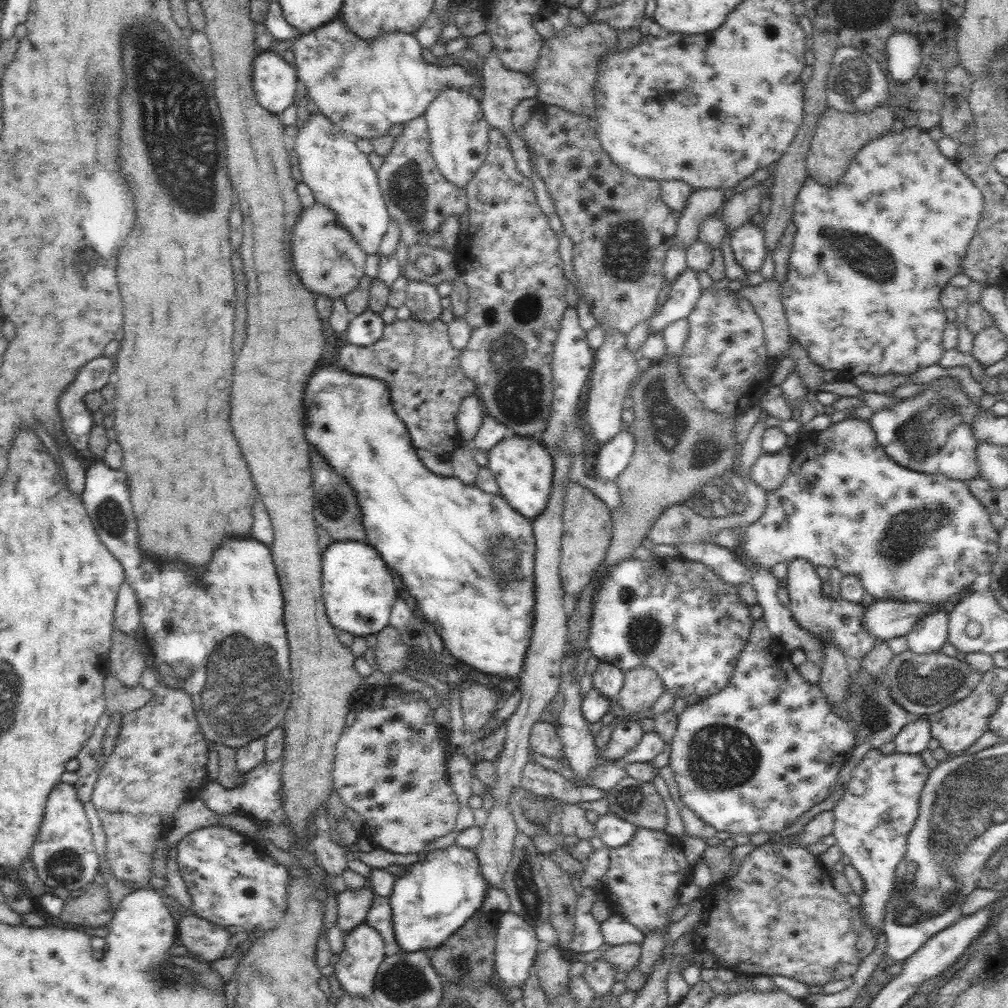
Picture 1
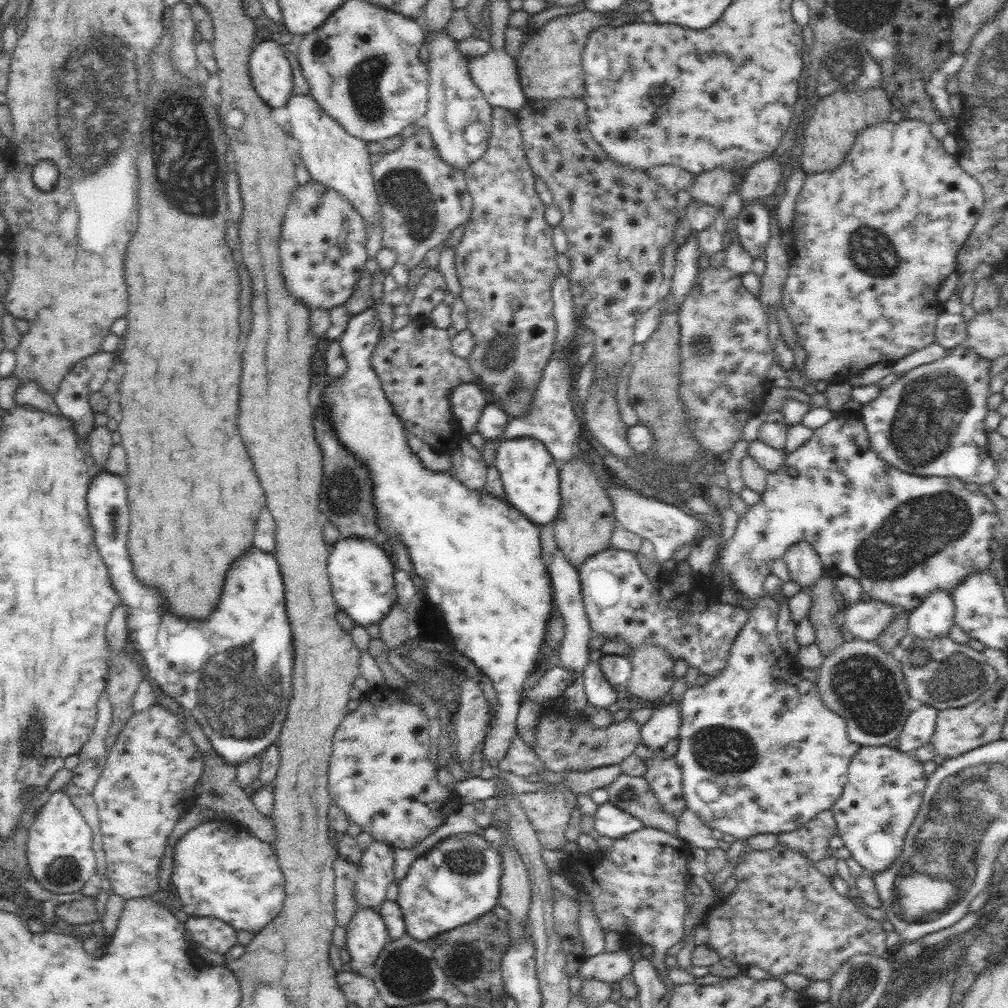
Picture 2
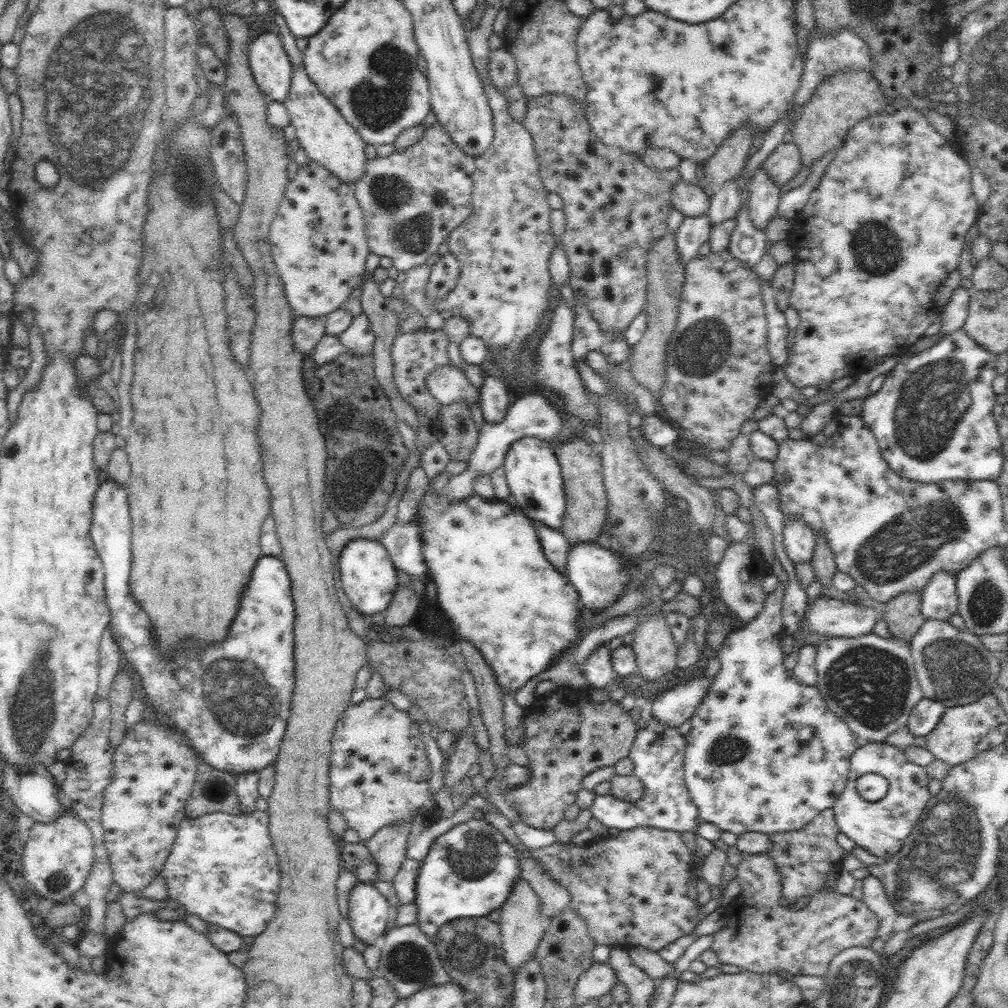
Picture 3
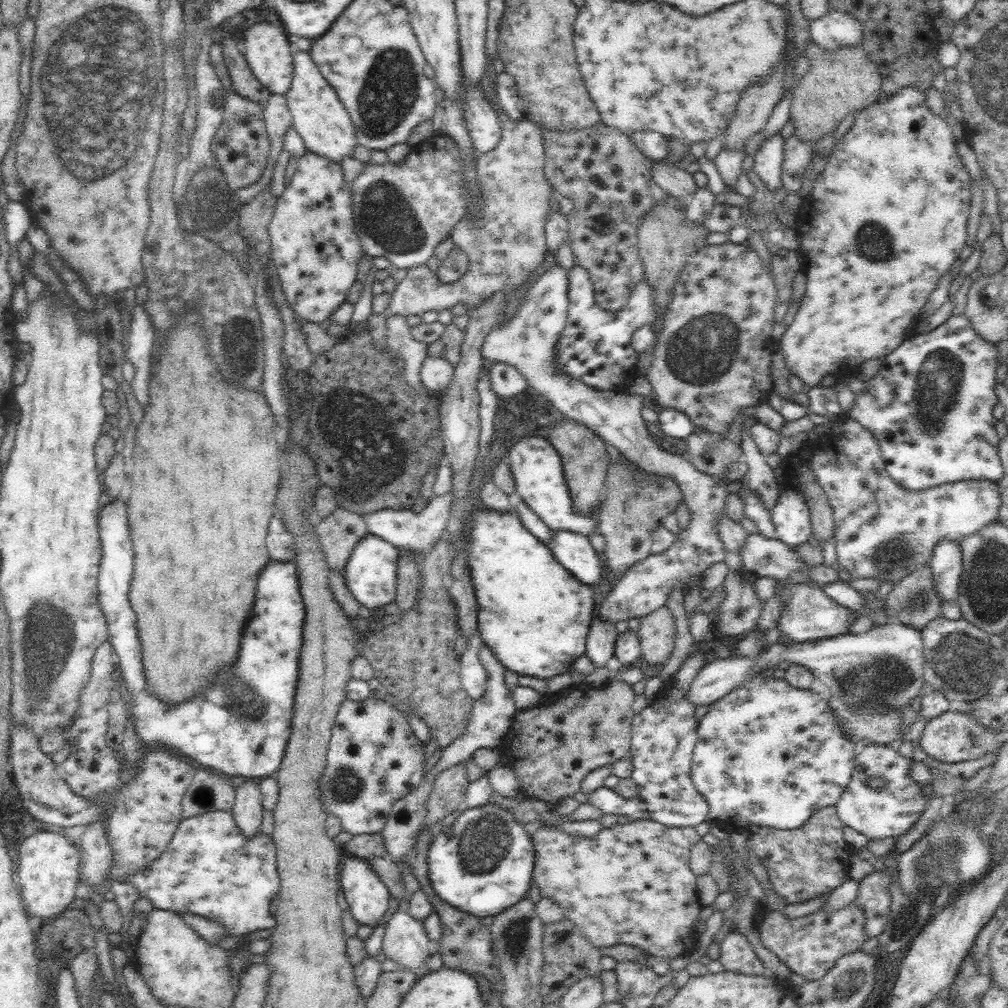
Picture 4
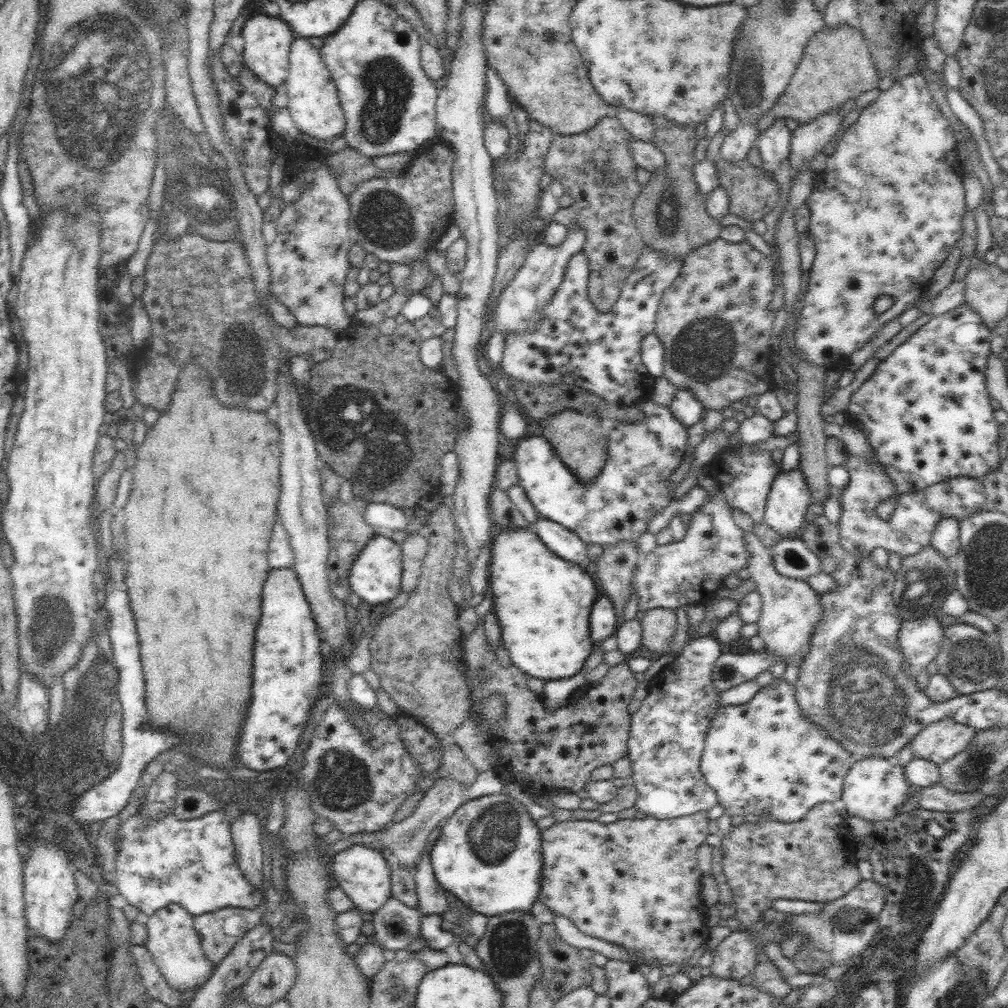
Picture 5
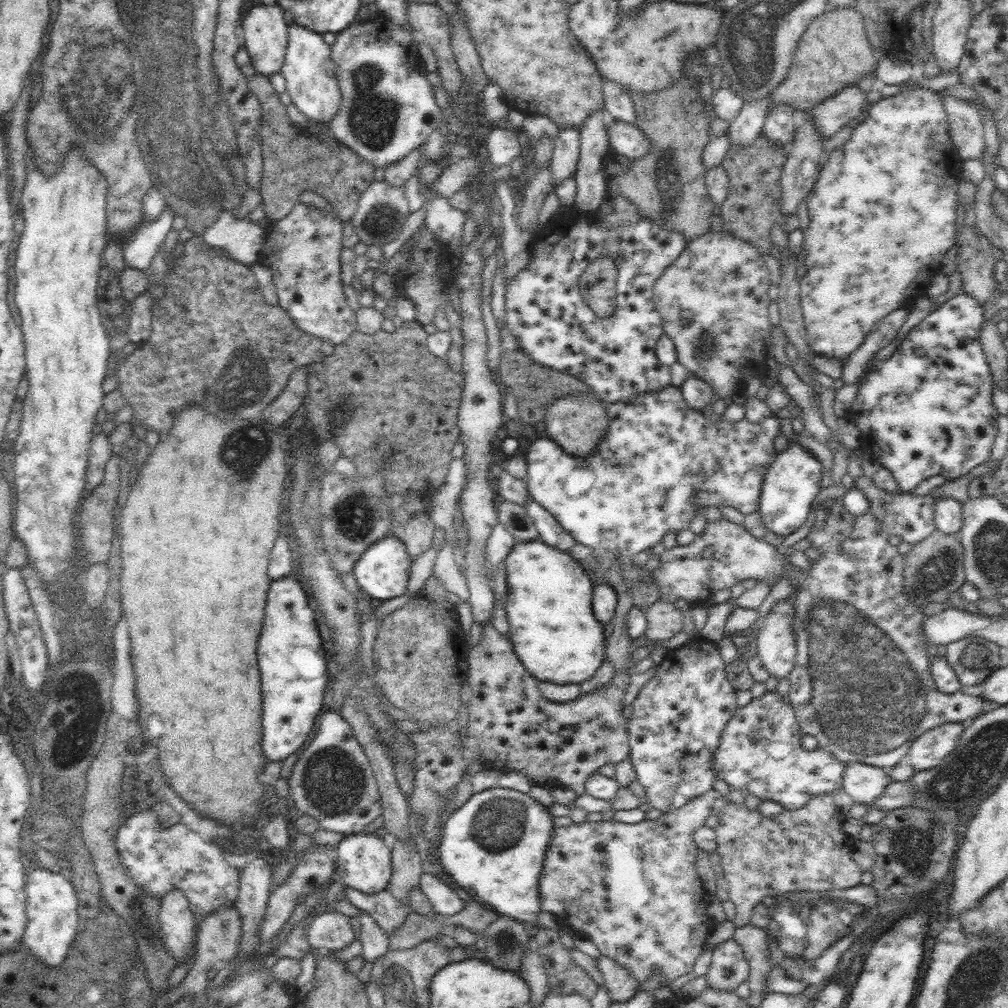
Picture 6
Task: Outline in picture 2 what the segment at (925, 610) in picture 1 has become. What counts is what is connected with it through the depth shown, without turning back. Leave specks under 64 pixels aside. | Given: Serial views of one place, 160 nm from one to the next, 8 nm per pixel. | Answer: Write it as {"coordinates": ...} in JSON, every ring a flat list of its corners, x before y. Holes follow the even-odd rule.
{"coordinates":[[872,599,848,606,843,613,849,634,868,641,877,640,896,617,892,605]]}

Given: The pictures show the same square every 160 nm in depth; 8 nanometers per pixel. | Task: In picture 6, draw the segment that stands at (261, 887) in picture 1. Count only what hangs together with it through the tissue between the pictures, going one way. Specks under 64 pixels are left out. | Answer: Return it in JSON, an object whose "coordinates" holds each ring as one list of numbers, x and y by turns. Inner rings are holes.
{"coordinates":[[156,811,136,812,119,826,115,845,127,875,157,898,164,898,172,889,180,889,196,914,221,910,237,899,240,873,236,866,226,862,222,846,200,840,186,824,160,828]]}

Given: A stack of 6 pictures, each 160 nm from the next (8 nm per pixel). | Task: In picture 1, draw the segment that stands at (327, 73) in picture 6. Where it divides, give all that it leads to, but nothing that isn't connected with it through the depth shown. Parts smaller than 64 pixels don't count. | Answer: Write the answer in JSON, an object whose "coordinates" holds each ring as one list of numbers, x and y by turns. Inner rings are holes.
{"coordinates":[[313,108,310,109,307,122,302,127,298,127,293,147,298,153,303,184,312,189,315,202,325,204,335,212,338,220,352,233,366,255,377,254,391,216,381,194,377,171,372,168,368,156,358,150,354,139,332,124,331,119]]}

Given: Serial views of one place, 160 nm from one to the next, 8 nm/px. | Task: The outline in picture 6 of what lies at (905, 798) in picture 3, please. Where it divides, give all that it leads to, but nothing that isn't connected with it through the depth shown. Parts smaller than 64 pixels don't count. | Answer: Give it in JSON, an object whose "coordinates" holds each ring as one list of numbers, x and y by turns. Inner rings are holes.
{"coordinates":[[849,763,843,774,843,789,854,802,868,804,873,807,874,802,884,792,892,779,888,770,871,763]]}

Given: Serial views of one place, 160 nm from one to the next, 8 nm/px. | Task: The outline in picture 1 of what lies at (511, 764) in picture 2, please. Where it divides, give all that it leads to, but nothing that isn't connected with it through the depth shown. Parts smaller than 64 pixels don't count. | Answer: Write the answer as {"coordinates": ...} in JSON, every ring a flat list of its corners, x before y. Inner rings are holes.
{"coordinates":[[533,762,526,764,523,768,520,786,526,790,530,790,530,792,534,792,534,794,553,795,568,804,577,804,583,800,586,802,592,802,593,800,600,800,604,798,604,792,599,788,590,785,579,787,572,781,569,781,564,776,560,775,558,772,552,769,546,769,544,764,539,765]]}

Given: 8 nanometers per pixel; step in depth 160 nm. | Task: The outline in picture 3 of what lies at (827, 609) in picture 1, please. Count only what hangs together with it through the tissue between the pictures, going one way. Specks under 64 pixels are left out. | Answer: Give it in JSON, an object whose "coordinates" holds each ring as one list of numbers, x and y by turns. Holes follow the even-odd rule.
{"coordinates":[[799,516,784,519,783,538,784,550,795,565,811,562,817,536]]}

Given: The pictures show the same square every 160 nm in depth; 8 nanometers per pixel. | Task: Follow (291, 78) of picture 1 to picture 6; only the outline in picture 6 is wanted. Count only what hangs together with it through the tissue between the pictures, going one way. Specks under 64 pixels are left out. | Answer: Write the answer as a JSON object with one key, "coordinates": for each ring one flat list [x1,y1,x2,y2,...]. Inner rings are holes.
{"coordinates":[[275,5,254,6,241,22,244,30,244,45,255,70,267,77,281,70,289,41,289,23,284,19,282,7]]}

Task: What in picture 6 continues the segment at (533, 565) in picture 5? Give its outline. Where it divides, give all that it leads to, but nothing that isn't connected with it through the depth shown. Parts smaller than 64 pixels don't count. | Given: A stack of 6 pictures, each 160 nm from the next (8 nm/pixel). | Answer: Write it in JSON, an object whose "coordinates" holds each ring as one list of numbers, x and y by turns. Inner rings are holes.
{"coordinates":[[542,539,514,544,505,560,507,602,506,617,510,625,510,641,516,657,526,671,538,681,558,685,581,684,590,680,605,658,604,626,593,612,595,584,584,567,570,553,558,550]]}

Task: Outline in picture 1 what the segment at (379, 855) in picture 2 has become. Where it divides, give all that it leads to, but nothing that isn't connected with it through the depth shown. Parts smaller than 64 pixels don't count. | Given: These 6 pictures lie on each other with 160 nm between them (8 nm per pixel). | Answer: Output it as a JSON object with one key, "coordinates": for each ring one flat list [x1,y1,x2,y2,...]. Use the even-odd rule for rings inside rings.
{"coordinates":[[365,878,361,887,337,893,337,925,342,932,346,934,365,922,375,896,370,878]]}

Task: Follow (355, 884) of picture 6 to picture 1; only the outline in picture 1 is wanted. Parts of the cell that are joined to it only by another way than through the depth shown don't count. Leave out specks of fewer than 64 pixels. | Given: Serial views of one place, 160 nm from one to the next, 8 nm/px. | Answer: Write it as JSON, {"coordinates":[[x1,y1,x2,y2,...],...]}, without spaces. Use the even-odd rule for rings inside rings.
{"coordinates":[[362,922,344,935,344,948,338,953,339,960,334,965,335,976,350,996,372,998,375,978,385,957,385,942,381,934,367,922]]}

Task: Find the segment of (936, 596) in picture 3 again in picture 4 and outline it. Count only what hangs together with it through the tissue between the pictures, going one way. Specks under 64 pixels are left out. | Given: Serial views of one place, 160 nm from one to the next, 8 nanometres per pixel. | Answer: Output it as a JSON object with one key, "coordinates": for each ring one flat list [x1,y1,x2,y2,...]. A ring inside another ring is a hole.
{"coordinates":[[945,538,933,550,931,571,934,586,942,601,958,604,959,584,963,571,963,556,960,545]]}

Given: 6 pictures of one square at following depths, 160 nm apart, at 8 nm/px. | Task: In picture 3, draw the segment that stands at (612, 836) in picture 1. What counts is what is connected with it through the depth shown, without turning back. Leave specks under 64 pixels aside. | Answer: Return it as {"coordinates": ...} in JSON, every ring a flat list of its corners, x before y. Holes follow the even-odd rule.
{"coordinates":[[653,718,646,727,637,728,629,757,635,762,633,774,645,784,644,796,636,802,629,803,612,794,596,794,590,808,592,816,602,825,618,830,630,830,638,826,654,826,676,832,696,830,699,814,698,807,685,785,685,752,686,736,682,736,676,726,668,726]]}

